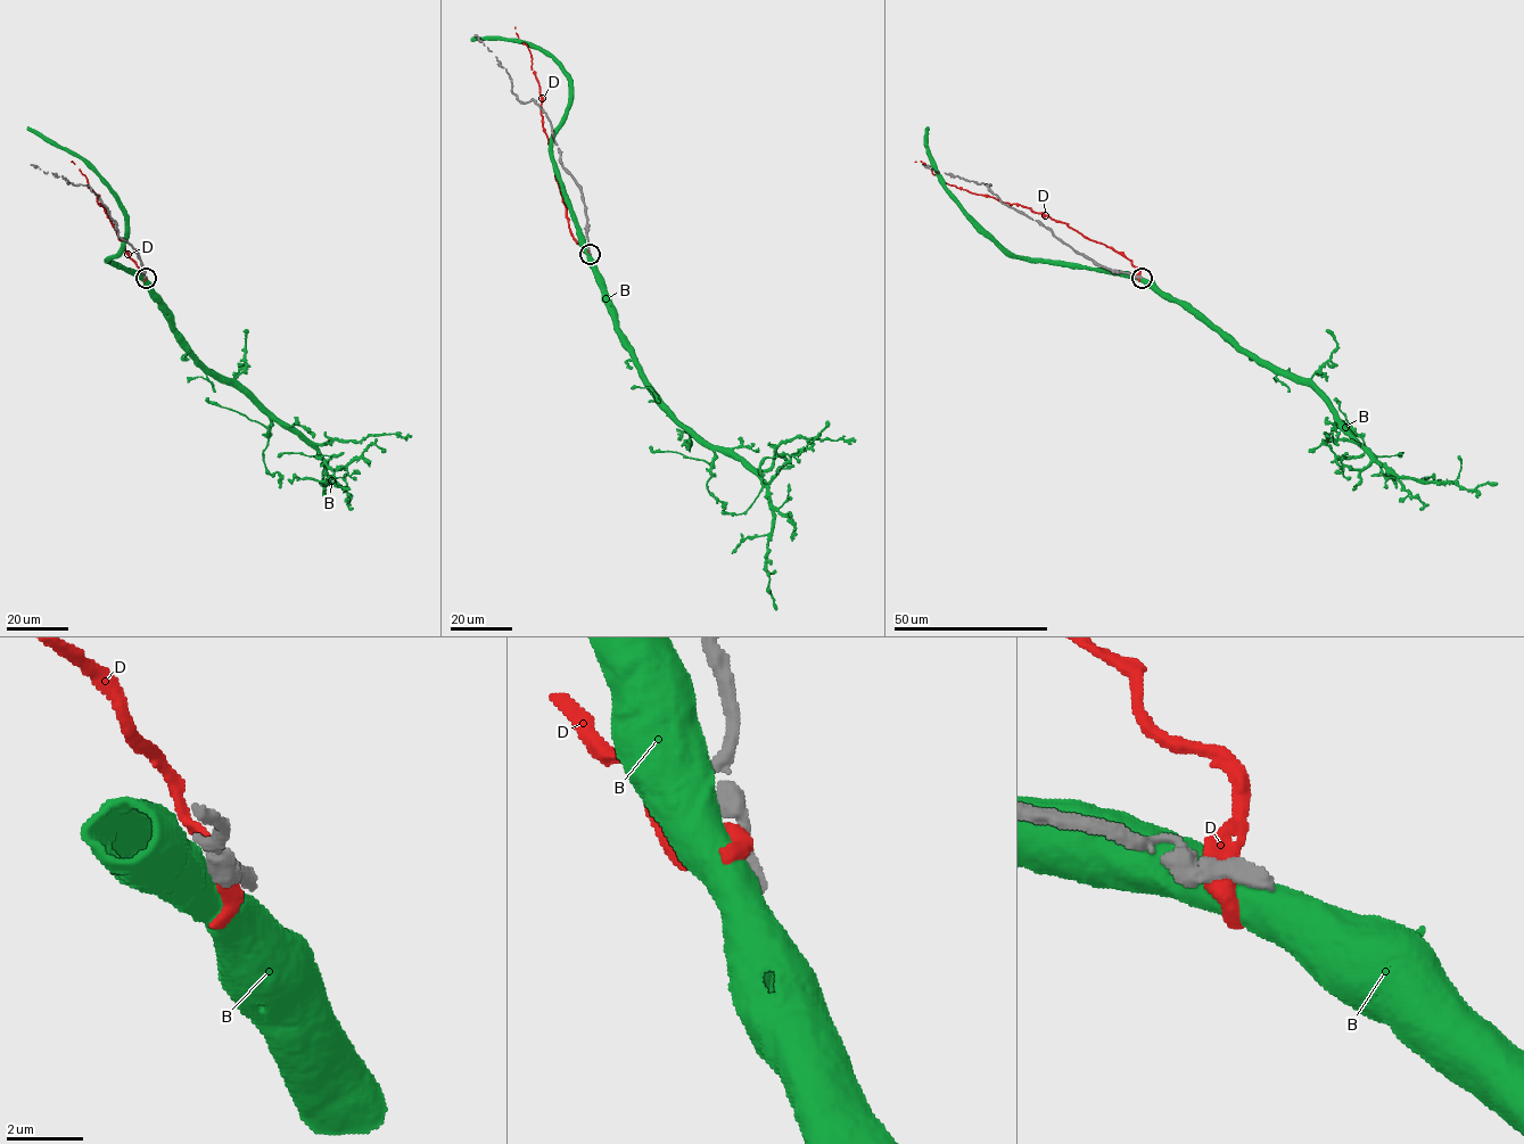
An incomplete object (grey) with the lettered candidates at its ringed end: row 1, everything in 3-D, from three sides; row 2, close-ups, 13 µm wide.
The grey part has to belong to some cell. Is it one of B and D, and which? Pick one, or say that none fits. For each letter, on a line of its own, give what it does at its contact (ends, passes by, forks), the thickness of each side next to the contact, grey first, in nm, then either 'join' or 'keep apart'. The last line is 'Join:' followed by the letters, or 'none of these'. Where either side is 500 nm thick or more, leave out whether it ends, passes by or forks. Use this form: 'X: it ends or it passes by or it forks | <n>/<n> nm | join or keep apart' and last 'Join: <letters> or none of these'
B: 480/750 nm | keep apart
D: 400/500 nm | keep apart
Join: none of these

